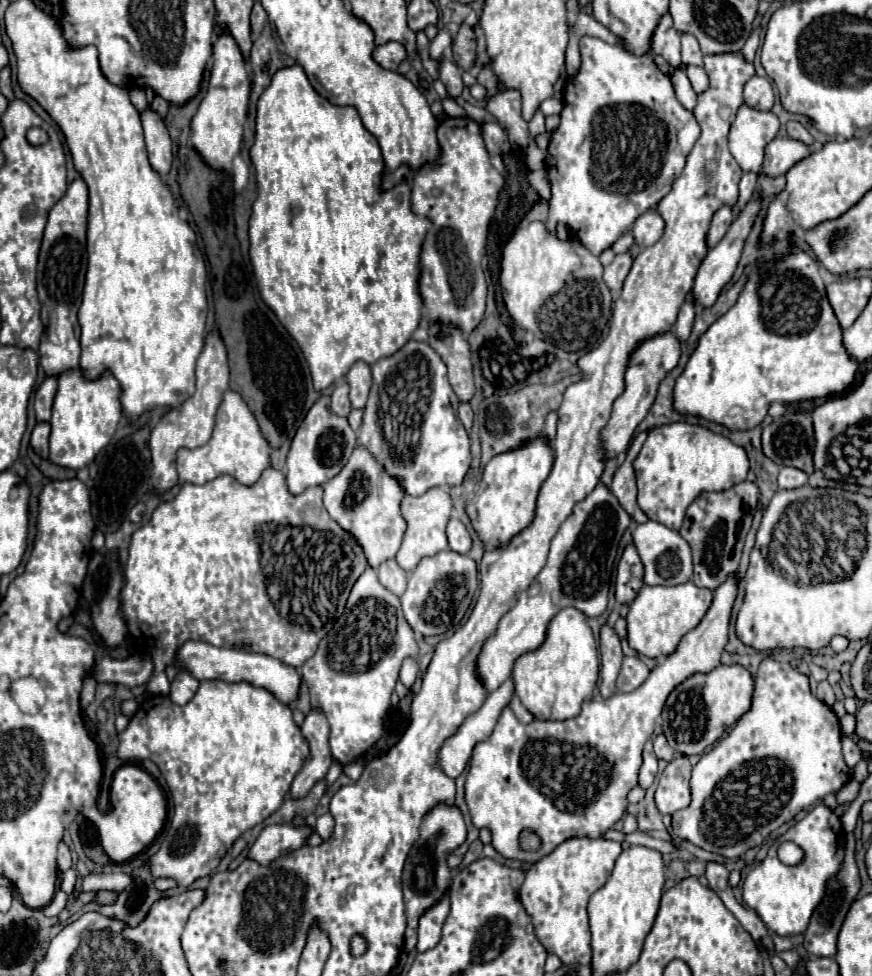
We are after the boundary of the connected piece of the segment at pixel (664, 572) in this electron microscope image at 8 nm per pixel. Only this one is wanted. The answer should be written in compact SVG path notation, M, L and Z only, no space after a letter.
M648 521L644 525L636 525L632 533L634 545L638 549L638 555L644 565L644 583L646 585L682 585L690 581L692 577L692 557L690 557L690 545L680 537L678 531L668 529L666 525L660 525L658 521Z

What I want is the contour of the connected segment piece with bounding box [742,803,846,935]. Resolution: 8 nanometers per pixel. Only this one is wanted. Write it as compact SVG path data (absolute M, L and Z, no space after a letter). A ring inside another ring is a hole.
M820 803L802 821L798 821L782 837L778 837L770 847L766 859L746 875L742 897L746 905L758 913L768 929L776 931L778 935L804 933L816 905L820 905L820 901L824 899L828 881L840 871L845 853L845 836L840 817ZM782 841L792 841L804 849L804 861L798 865L784 865L776 857L776 849Z

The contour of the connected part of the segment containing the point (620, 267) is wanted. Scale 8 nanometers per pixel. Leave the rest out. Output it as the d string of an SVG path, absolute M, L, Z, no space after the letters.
M620 253L614 257L610 265L604 267L604 281L612 291L612 297L620 297L620 285L624 285L624 277L628 275L632 267L632 255L630 253Z

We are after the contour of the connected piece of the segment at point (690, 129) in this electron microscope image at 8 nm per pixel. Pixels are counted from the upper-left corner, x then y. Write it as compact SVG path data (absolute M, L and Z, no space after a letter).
M584 35L580 39L580 55L582 55L582 67L580 71L570 77L566 81L566 87L564 87L564 109L560 113L560 125L558 129L552 133L552 139L550 139L550 145L548 145L548 151L552 155L550 163L548 163L548 179L550 179L550 185L552 185L552 199L550 199L550 215L548 215L548 229L554 231L556 223L562 221L566 223L574 237L580 239L580 243L584 247L588 247L594 255L600 255L604 249L612 247L612 243L624 235L626 231L630 231L632 223L642 215L646 213L650 207L656 207L660 203L660 199L670 191L674 179L682 173L684 169L684 163L686 163L686 155L690 153L690 149L694 147L696 139L700 137L700 125L694 117L692 111L688 111L676 97L676 91L672 87L672 81L668 75L664 75L656 63L654 63L654 55L652 53L646 53L646 55L632 55L628 53L624 47L620 45L608 45L606 41L598 39L598 37L590 37L590 35Z

